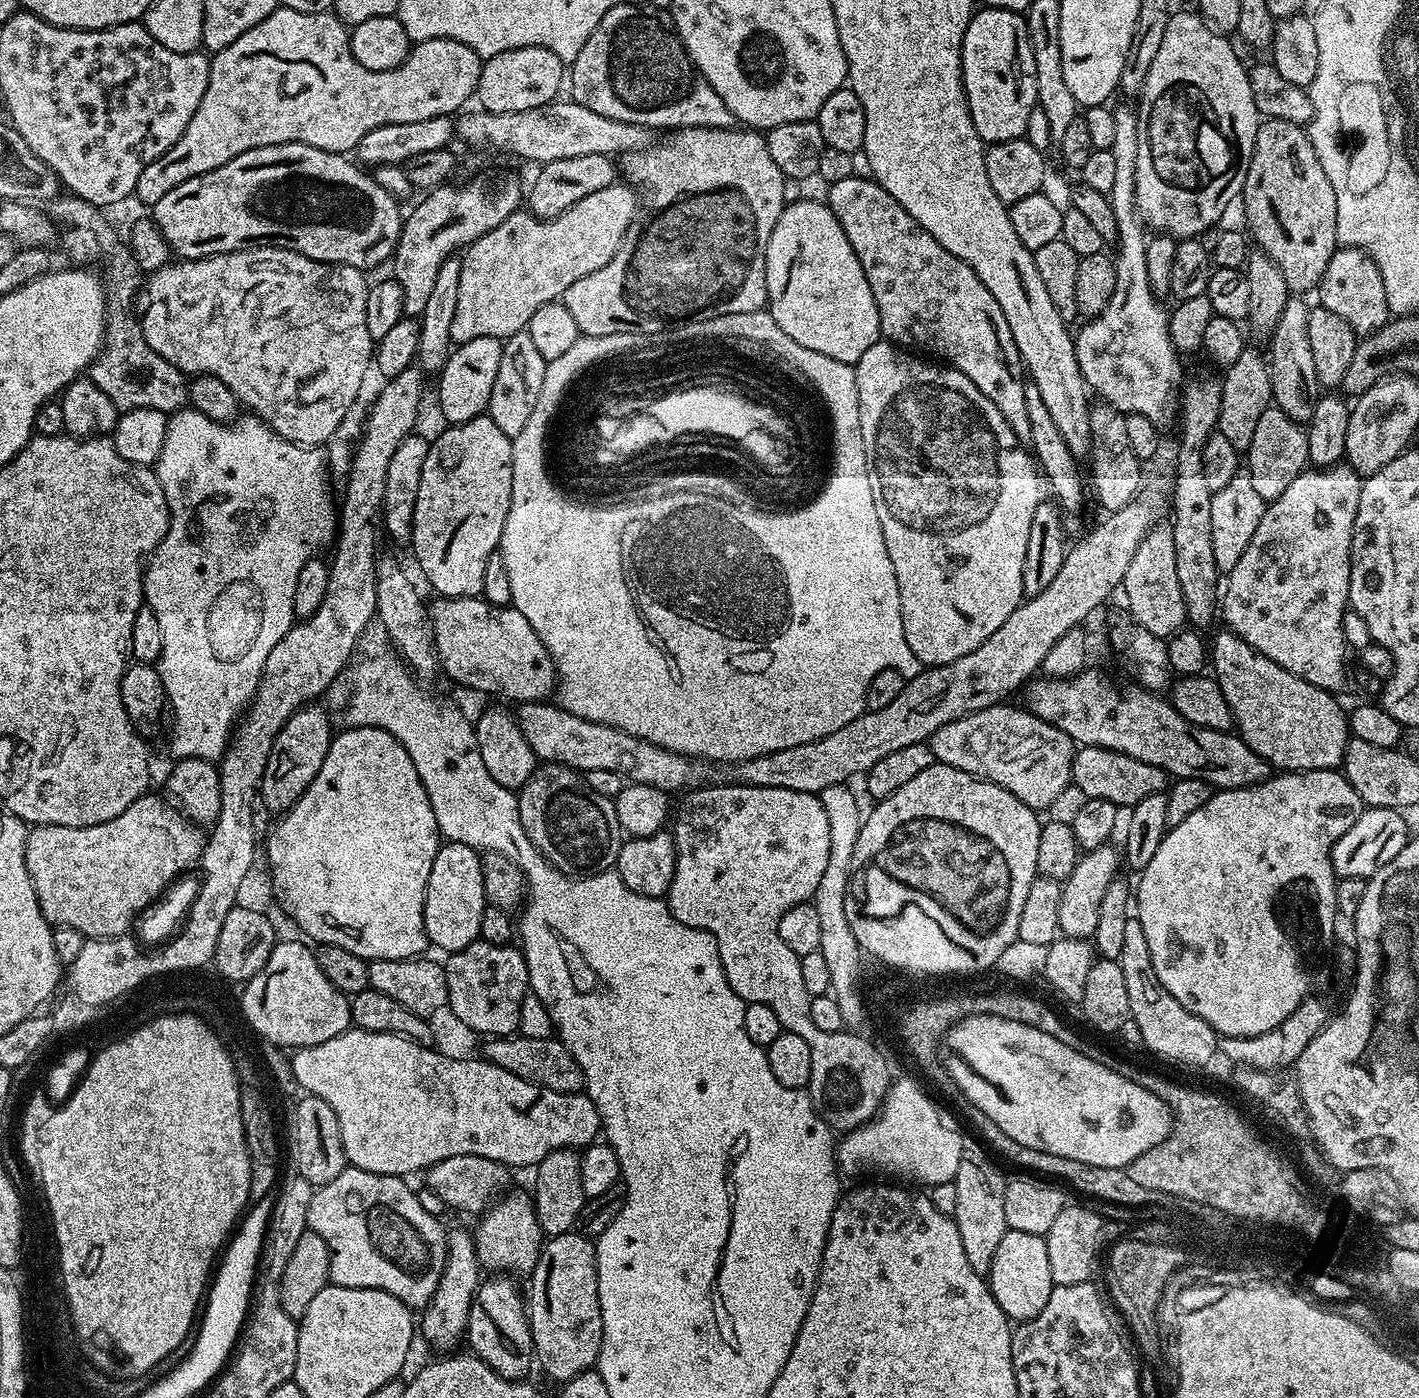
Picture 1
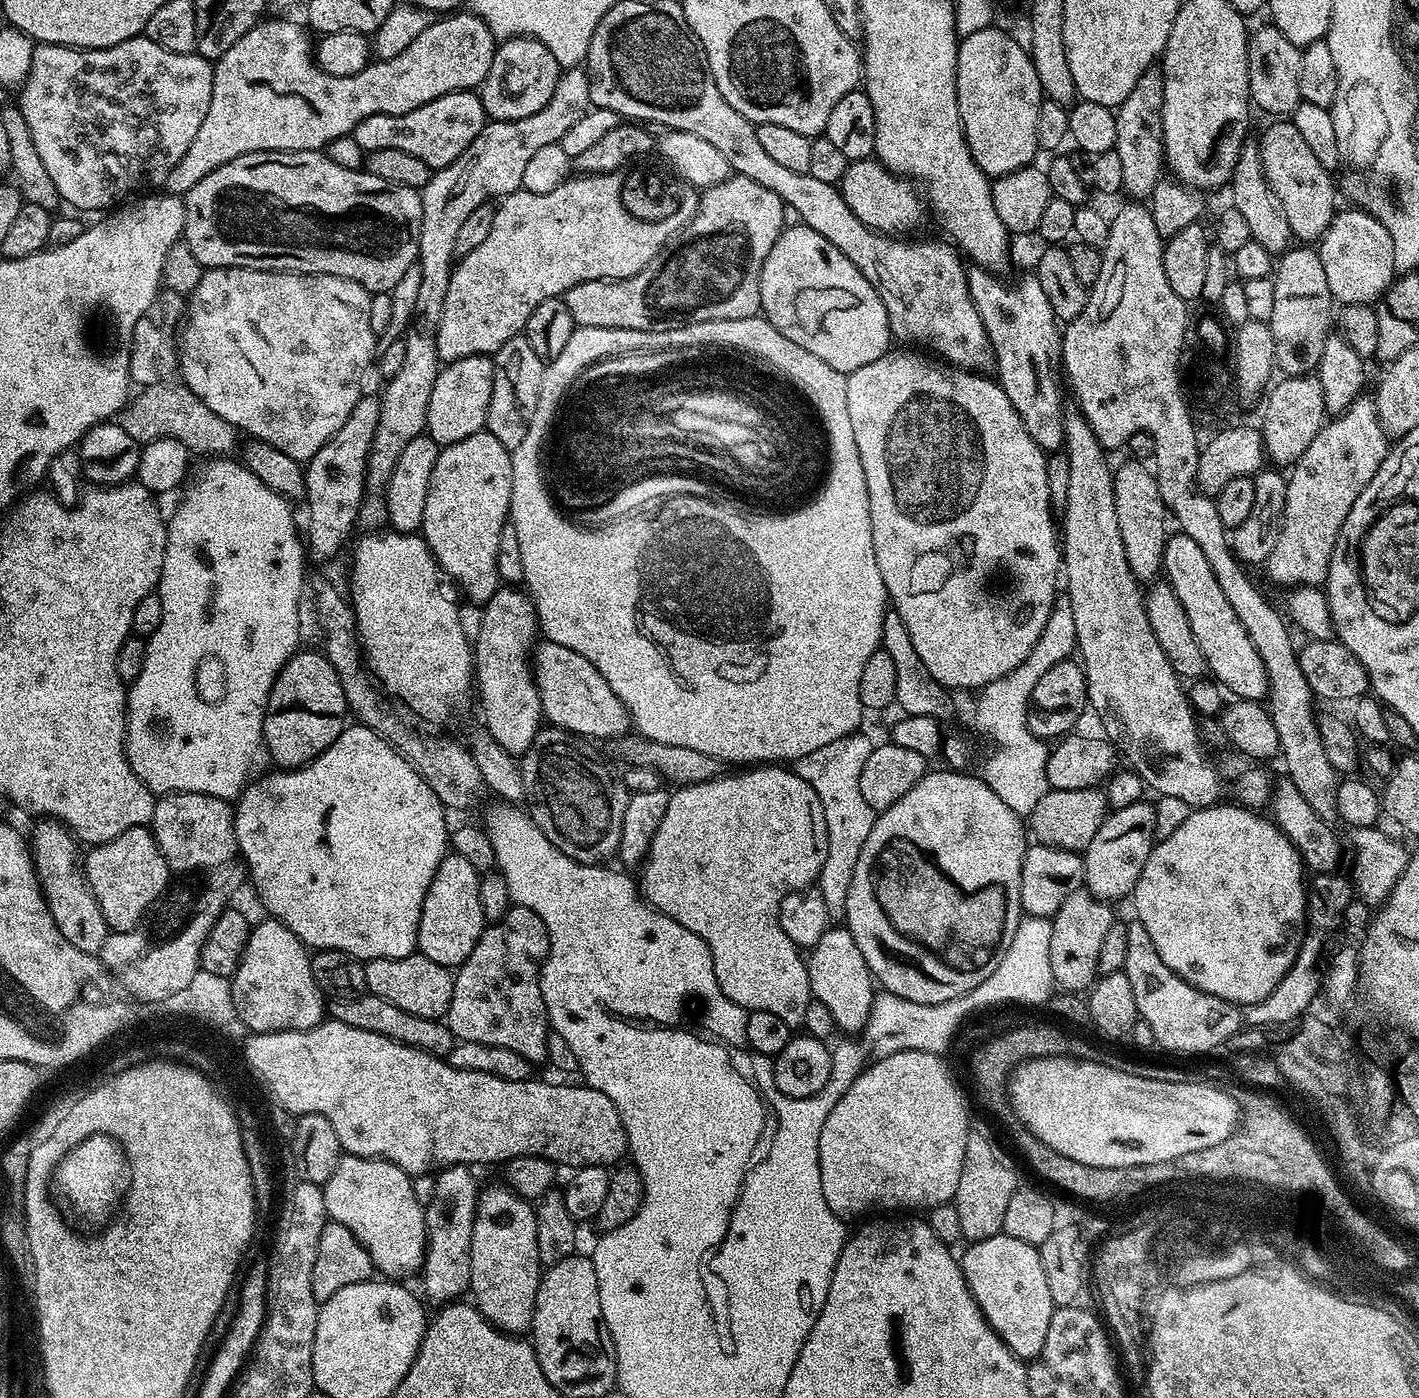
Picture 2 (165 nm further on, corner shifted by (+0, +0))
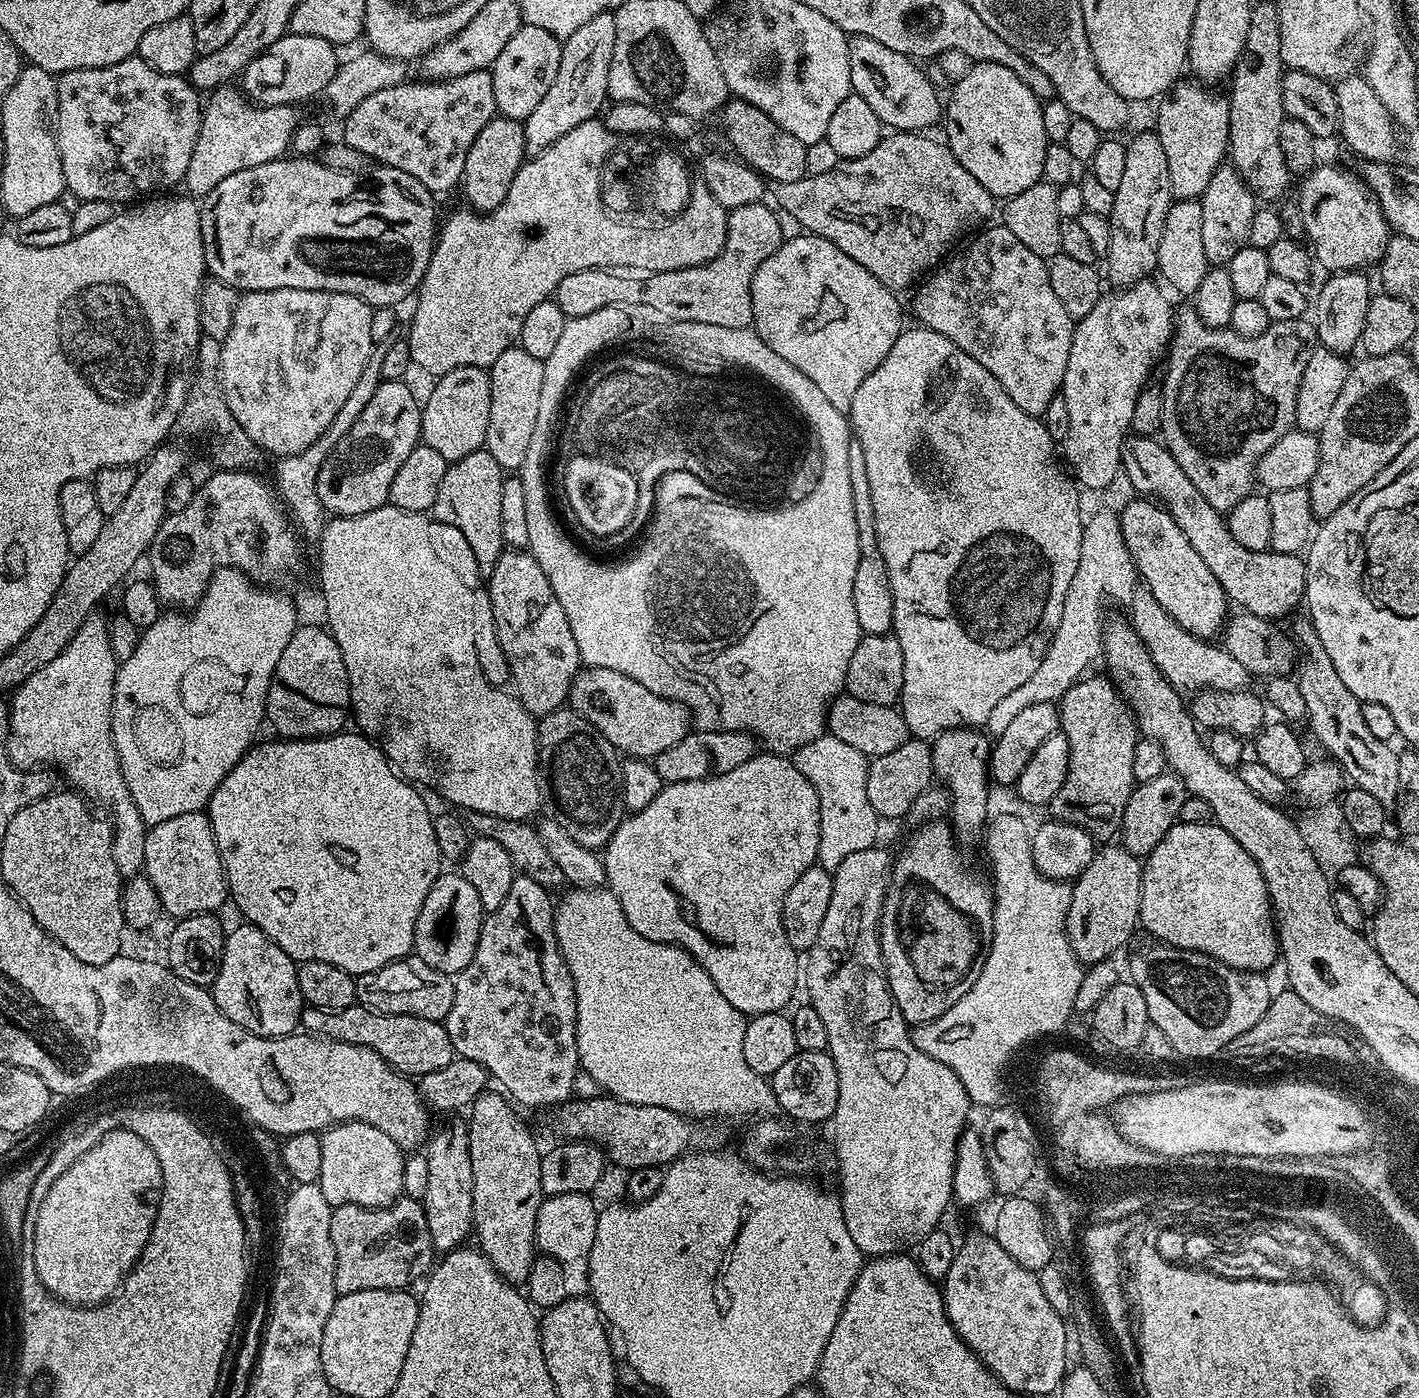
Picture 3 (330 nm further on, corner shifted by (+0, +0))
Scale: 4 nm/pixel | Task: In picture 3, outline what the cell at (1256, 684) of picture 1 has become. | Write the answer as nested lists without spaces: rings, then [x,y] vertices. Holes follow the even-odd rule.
[[[1148,498],[1136,499],[1140,500],[1130,501],[1124,509],[1119,509],[1118,515],[1122,538],[1126,538],[1126,546],[1130,550],[1132,561],[1136,563],[1136,571],[1143,587],[1148,588],[1154,594],[1154,598],[1158,598],[1162,610],[1166,610],[1166,614],[1170,614],[1170,618],[1174,618],[1174,622],[1178,622],[1182,630],[1194,634],[1200,640],[1215,641],[1223,633],[1230,616],[1230,601],[1227,594],[1222,590],[1222,586],[1218,586],[1218,578],[1210,574],[1206,562],[1202,562],[1194,546],[1186,542],[1186,534],[1178,530],[1178,522],[1174,522],[1167,508]]]

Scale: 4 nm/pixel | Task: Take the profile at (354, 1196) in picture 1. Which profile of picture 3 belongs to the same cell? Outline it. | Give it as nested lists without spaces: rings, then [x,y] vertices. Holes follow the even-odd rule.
[[[351,1120],[345,1124],[333,1124],[332,1127],[324,1129],[320,1136],[322,1142],[322,1170],[320,1171],[320,1179],[318,1181],[322,1194],[326,1194],[326,1202],[330,1202],[333,1208],[342,1206],[343,1204],[357,1204],[363,1208],[388,1208],[393,1202],[401,1199],[403,1193],[403,1168],[406,1159],[405,1149],[398,1146],[398,1142],[394,1142],[394,1138],[389,1138],[387,1134],[382,1134],[382,1130],[378,1130],[378,1126],[370,1126],[366,1122],[358,1122]]]

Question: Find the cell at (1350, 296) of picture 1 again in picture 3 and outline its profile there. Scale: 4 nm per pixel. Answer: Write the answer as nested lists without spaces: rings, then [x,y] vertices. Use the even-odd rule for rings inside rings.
[[[1317,166],[1303,177],[1298,194],[1305,237],[1315,263],[1329,273],[1359,272],[1379,265],[1390,239],[1390,227],[1371,188],[1344,168]]]

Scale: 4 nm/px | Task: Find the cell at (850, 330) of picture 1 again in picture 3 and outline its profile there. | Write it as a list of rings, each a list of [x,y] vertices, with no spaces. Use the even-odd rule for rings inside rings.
[[[805,234],[793,240],[785,240],[778,250],[774,250],[774,254],[770,254],[770,258],[766,258],[766,262],[762,262],[762,266],[758,266],[752,279],[751,327],[762,338],[762,342],[766,342],[766,346],[770,346],[770,350],[774,350],[774,354],[786,358],[786,362],[790,362],[790,366],[798,366],[798,370],[802,370],[802,374],[806,374],[806,378],[810,378],[810,382],[824,385],[822,395],[840,412],[847,413],[854,402],[854,394],[858,394],[858,384],[866,382],[866,378],[870,378],[870,374],[874,374],[874,370],[878,370],[882,358],[886,358],[886,354],[890,354],[890,346],[894,346],[894,342],[901,334],[900,304],[896,301],[896,296],[897,293],[893,289],[888,288],[869,270],[864,269],[858,262],[844,254],[838,246],[824,237]]]

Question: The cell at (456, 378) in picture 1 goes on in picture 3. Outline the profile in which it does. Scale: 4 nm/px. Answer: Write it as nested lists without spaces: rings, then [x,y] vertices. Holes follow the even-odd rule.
[[[459,368],[439,377],[420,410],[422,443],[438,450],[446,461],[461,460],[484,448],[486,422],[490,422],[491,375],[483,368]]]

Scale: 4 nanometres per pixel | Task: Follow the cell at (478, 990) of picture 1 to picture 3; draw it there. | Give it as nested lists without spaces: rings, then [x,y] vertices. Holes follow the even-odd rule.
[[[517,875],[502,906],[485,915],[470,966],[455,973],[454,1006],[442,1023],[450,1034],[453,1053],[459,1059],[478,1062],[517,1105],[555,1109],[573,1099],[572,1087],[581,1066],[576,1045],[576,991],[554,930],[554,900],[548,896],[549,889],[534,878]]]

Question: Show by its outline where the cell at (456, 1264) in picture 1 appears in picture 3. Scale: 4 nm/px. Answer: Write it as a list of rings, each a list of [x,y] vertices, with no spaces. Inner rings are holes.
[[[452,1118],[449,1124],[431,1133],[426,1144],[429,1178],[422,1201],[426,1222],[430,1226],[432,1247],[437,1253],[453,1252],[473,1235],[472,1211],[474,1210],[474,1170],[470,1166],[468,1125],[463,1119]]]

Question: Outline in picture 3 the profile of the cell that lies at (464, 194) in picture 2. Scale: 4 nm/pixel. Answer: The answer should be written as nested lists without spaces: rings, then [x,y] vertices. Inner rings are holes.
[[[606,11],[590,18],[590,22],[574,30],[574,34],[563,37],[558,78],[554,86],[546,90],[546,98],[542,98],[540,105],[523,121],[524,147],[529,153],[546,150],[558,142],[562,134],[570,134],[574,126],[582,126],[582,122],[593,119],[605,107],[609,99],[610,58],[614,58],[615,21],[615,15]]]

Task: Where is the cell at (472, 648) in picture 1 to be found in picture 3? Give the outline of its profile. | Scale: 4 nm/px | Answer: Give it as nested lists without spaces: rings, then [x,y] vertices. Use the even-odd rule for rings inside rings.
[[[581,667],[572,680],[567,703],[579,716],[586,718],[586,722],[590,722],[590,726],[594,726],[594,730],[606,738],[606,742],[613,744],[617,753],[628,758],[655,758],[662,754],[662,750],[670,750],[670,746],[682,742],[682,738],[690,731],[690,714],[687,709],[673,700],[654,694],[654,690],[646,690],[646,686],[634,682],[634,678],[626,678],[626,674],[618,674],[618,670]]]

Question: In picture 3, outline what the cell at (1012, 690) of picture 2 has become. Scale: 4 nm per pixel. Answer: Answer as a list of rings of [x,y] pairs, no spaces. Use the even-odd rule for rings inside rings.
[[[1115,511],[1096,512],[1092,517],[1089,515],[1082,530],[1082,554],[1078,554],[1078,570],[1074,570],[1070,590],[1066,590],[1062,618],[1058,618],[1058,630],[1054,630],[1054,638],[1042,658],[1042,666],[1038,666],[1028,681],[1022,682],[1022,686],[1017,686],[1013,692],[1006,694],[1006,698],[1002,698],[1002,702],[998,702],[998,706],[994,706],[986,725],[987,735],[1000,737],[1022,710],[1029,709],[1035,703],[1059,701],[1064,692],[1070,690],[1070,686],[1074,686],[1091,669],[1088,667],[1101,659],[1106,623],[1104,607],[1108,604],[1108,596],[1128,606],[1137,587],[1136,563],[1132,561],[1126,538],[1122,538],[1119,515]]]

